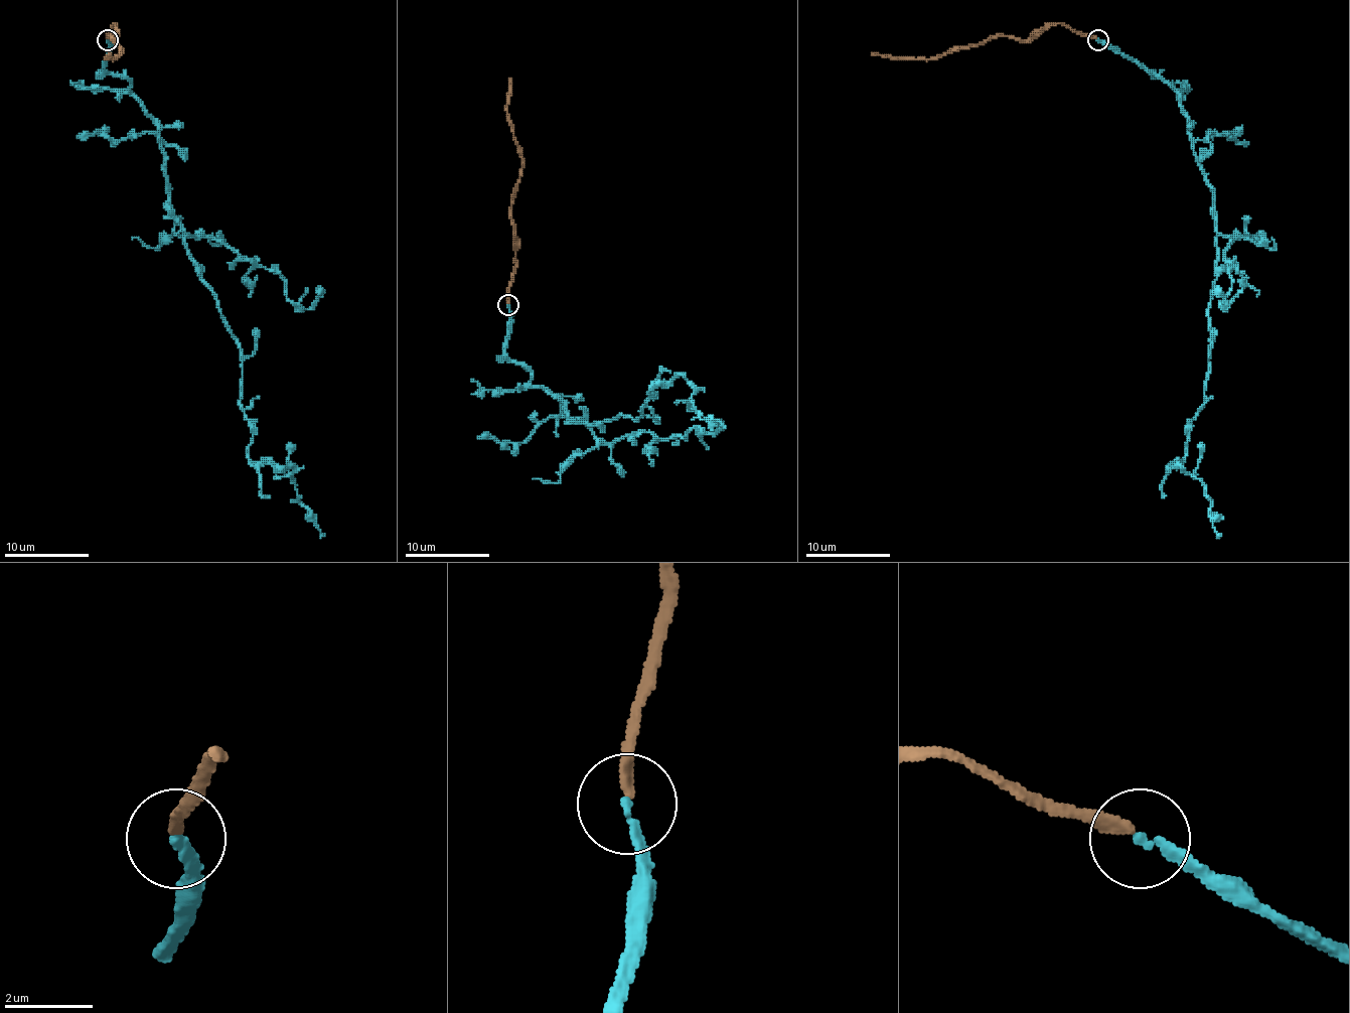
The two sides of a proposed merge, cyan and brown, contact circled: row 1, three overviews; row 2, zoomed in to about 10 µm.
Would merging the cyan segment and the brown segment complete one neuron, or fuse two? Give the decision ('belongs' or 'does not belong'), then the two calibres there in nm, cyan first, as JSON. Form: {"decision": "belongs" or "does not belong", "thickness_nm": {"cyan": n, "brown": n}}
{"decision": "belongs", "thickness_nm": {"cyan": 200, "brown": 240}}

